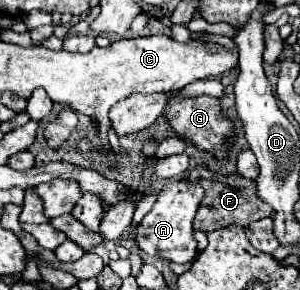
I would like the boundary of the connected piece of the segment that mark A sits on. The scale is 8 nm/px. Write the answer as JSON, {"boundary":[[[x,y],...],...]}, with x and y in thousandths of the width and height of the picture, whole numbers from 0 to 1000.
{"boundary":[[[607,614],[560,621],[547,648],[533,655],[507,724],[473,752],[453,807],[453,841],[487,869],[533,890],[553,890],[567,903],[633,903],[653,883],[653,821],[647,821],[647,745],[660,724],[660,703],[680,683],[680,648],[660,634],[613,628]]]}

